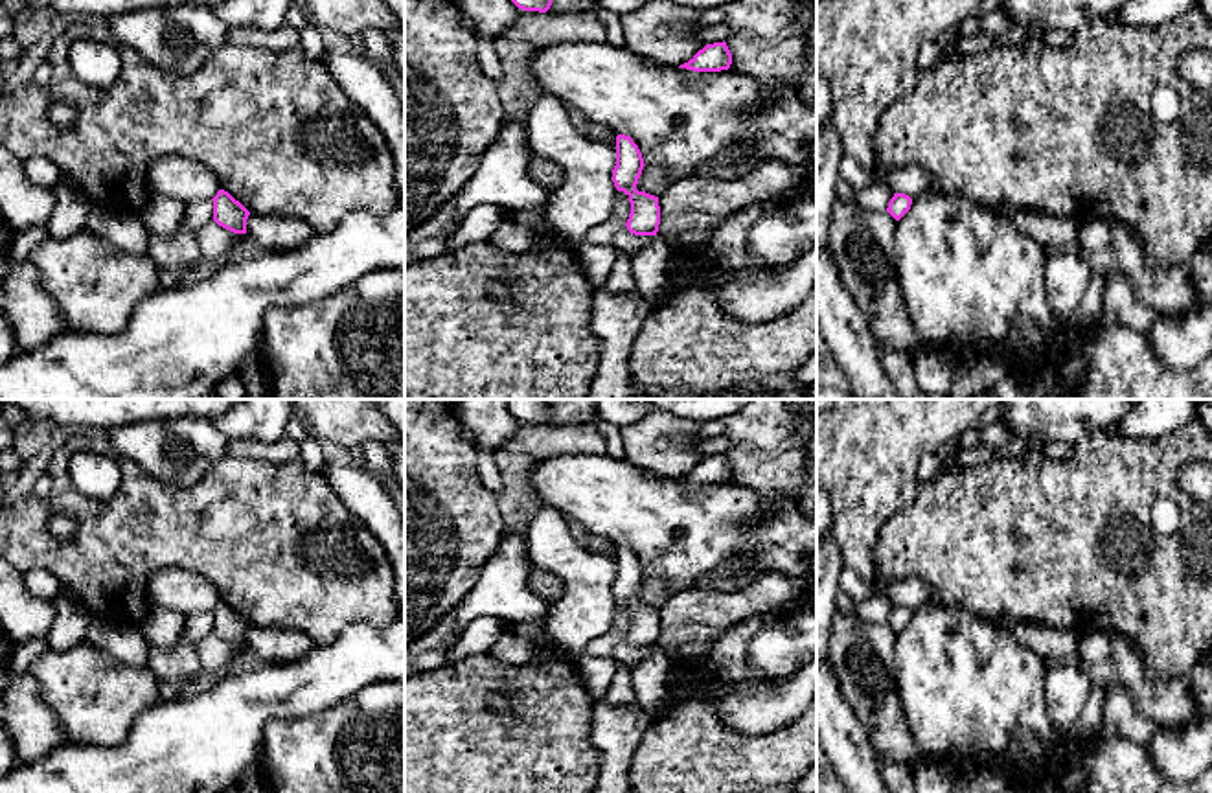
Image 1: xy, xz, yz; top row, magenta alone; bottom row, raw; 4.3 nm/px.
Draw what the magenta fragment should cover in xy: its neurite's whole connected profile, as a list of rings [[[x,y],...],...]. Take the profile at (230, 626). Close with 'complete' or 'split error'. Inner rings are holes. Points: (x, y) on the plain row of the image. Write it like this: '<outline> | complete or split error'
[[[219,602],[213,613],[213,633],[234,644],[234,646],[246,646],[246,631],[250,624],[235,613],[228,603]]] | complete

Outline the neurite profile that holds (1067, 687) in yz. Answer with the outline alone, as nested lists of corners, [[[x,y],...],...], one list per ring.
[[[1059,662],[1045,677],[1046,712],[1058,736],[1069,736],[1078,723],[1092,683],[1078,662]]]

